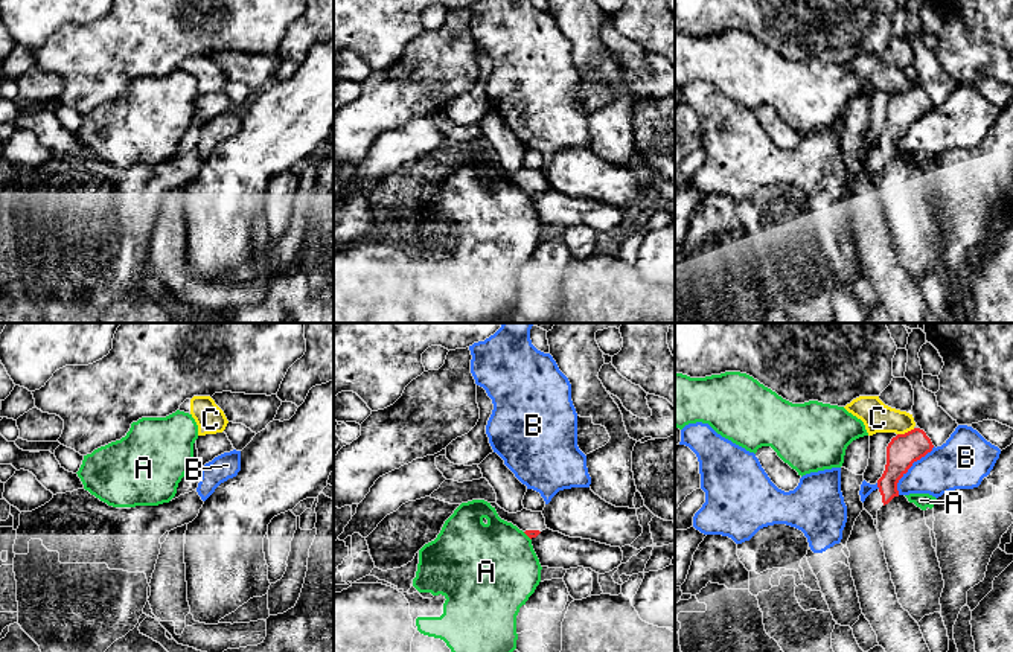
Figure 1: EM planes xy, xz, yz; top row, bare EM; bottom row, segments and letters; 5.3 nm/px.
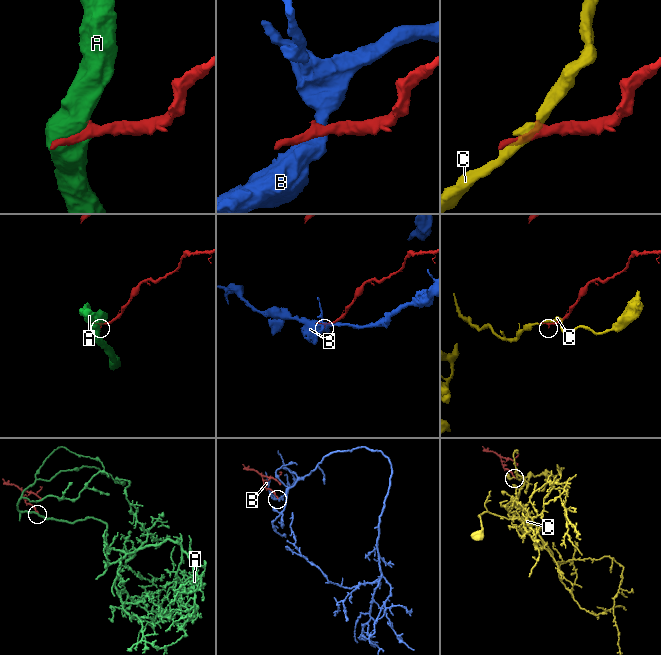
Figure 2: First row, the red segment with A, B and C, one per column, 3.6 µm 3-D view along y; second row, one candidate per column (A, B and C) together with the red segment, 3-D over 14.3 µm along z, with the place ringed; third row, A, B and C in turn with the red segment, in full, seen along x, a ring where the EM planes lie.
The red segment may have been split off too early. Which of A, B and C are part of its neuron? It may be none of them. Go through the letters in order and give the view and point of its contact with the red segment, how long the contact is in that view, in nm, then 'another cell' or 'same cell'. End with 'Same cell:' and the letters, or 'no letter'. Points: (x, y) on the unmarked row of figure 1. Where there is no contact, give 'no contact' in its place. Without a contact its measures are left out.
A: xz (527, 194) | 60 nm | another cell
B: yz (910, 125) | 320 nm | another cell
C: yz (905, 92) | 100 nm | another cell
Same cell: no letter

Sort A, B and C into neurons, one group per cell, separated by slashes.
A / B / C

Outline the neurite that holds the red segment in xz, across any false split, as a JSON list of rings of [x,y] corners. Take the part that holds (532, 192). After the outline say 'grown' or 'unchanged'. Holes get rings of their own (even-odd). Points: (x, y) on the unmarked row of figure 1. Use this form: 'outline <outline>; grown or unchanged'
outline [[[491,161],[491,165],[497,169],[501,178],[516,184],[530,198],[536,197],[542,189],[547,187],[542,171],[532,171],[532,169],[522,168],[521,171],[509,172],[504,168],[501,168],[497,161]]]; grown

